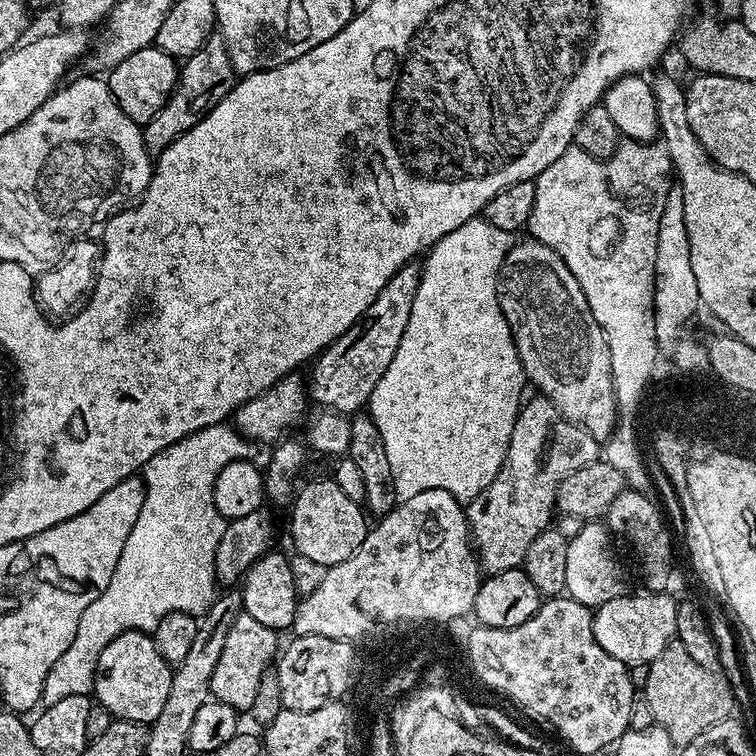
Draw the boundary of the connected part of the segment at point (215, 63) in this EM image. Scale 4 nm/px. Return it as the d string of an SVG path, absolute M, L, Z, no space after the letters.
M213 34L200 45L194 55L187 57L179 65L175 90L162 106L162 110L158 110L158 114L154 114L154 118L150 118L150 122L142 126L144 145L149 156L159 156L166 150L166 146L170 146L170 142L198 126L200 119L228 93L233 83L232 63L226 54L224 39L219 34Z

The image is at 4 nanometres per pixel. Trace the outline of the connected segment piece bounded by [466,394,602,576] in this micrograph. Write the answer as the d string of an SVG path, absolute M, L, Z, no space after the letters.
M545 396L533 397L523 401L514 422L502 470L498 470L494 482L478 498L466 504L472 547L488 576L523 565L530 542L553 523L560 484L567 475L599 461L602 456L601 441L567 420Z

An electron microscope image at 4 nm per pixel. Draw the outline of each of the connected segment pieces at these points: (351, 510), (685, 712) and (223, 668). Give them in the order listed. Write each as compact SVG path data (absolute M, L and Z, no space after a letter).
M335 479L312 480L297 491L291 505L292 544L297 553L311 561L327 566L346 562L366 538L370 527L369 517L361 501L350 498L338 486Z
M673 642L648 665L646 686L642 699L649 704L656 725L670 734L673 745L687 746L714 726L729 719L737 698L728 685L728 679L720 672L711 672L698 666L690 654L678 642Z
M246 611L237 612L234 626L230 626L230 634L226 634L226 646L218 658L218 666L214 666L214 676L210 678L211 699L230 706L236 713L251 713L262 670L273 667L278 656L276 636L277 629L262 626L262 622L250 618Z

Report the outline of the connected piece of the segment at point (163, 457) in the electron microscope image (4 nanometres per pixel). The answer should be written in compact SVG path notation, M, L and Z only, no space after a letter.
M225 422L186 434L178 442L166 446L166 450L158 450L158 454L154 454L154 458L144 465L142 514L138 514L138 522L134 522L130 538L126 538L126 546L122 546L122 558L118 558L118 566L114 566L114 578L110 578L110 586L106 586L106 590L102 590L102 594L98 594L98 598L86 606L86 614L82 614L78 622L74 642L70 642L66 654L62 654L62 658L50 666L50 674L46 674L46 686L42 686L44 708L54 706L54 702L62 698L70 698L70 694L89 695L96 677L98 654L102 654L102 650L106 650L106 646L110 646L118 634L151 634L156 631L158 622L162 622L162 618L171 612L207 612L218 595L215 550L222 539L226 523L224 516L218 514L218 506L214 506L214 482L230 462L249 459L253 455L252 448L253 445L242 433L237 432L231 423Z

